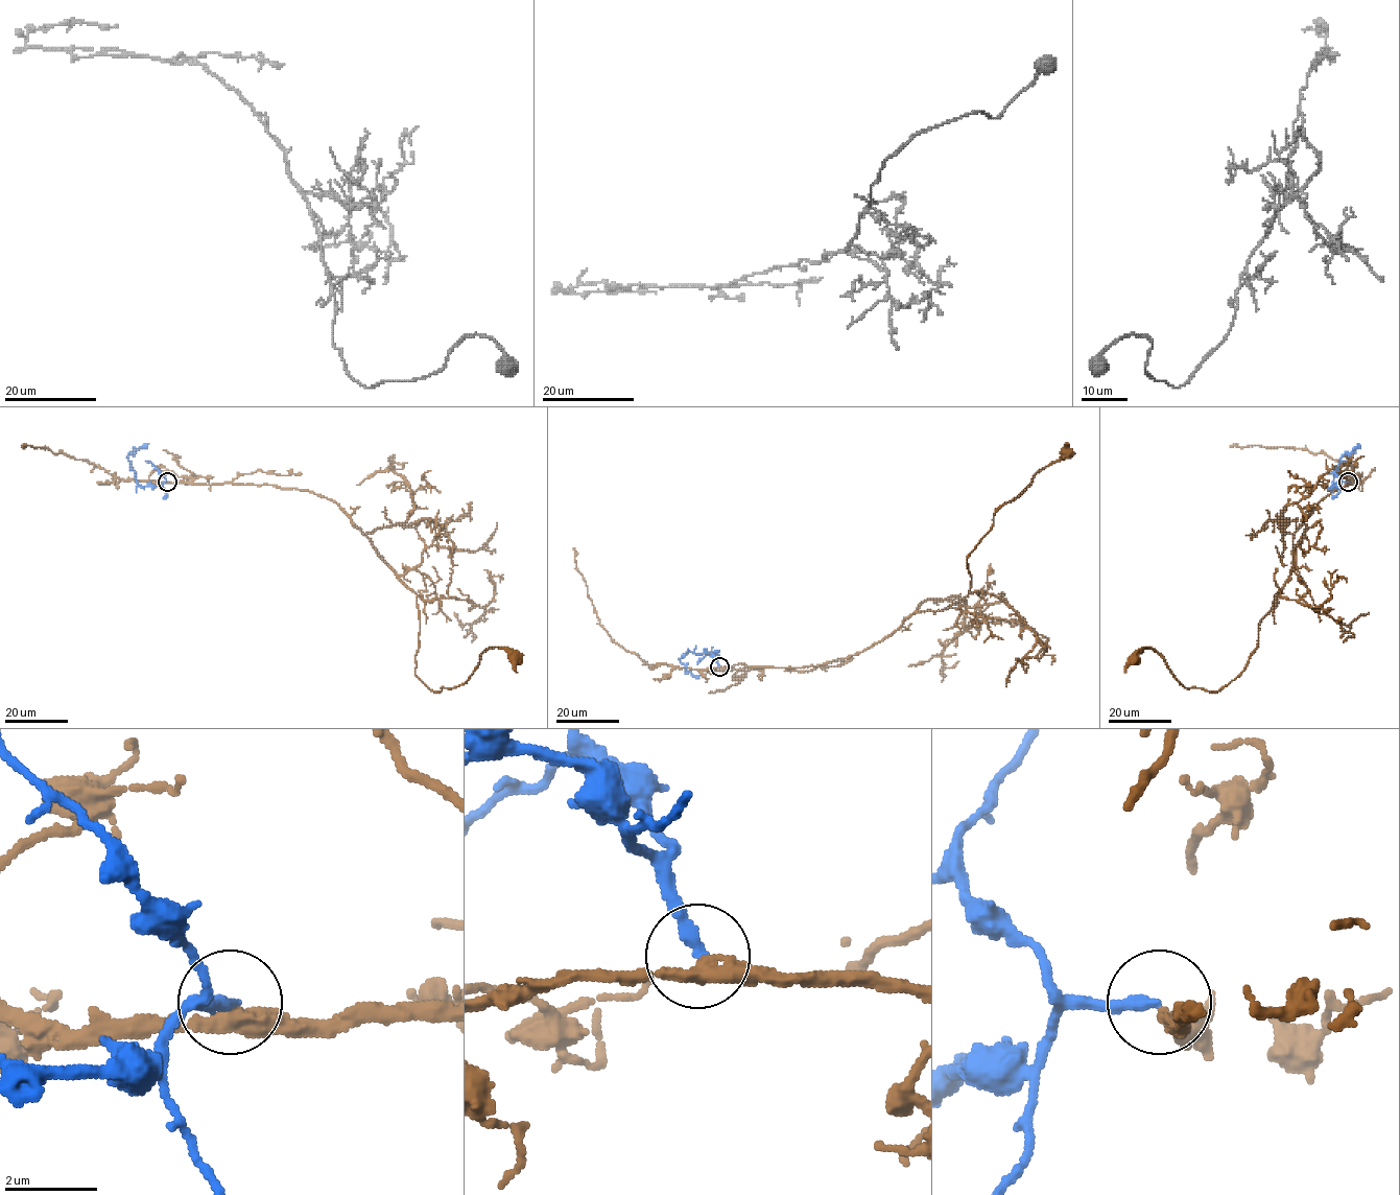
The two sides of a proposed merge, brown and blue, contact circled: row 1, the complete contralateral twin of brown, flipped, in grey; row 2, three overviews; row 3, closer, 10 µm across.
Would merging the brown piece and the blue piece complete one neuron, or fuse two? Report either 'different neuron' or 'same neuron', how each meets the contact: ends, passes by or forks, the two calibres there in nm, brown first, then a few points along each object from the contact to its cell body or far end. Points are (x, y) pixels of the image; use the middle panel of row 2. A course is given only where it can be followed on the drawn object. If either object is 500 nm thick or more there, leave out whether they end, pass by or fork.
same neuron; brown passes by; blue ends there; 380 nm thick on the brown side, 280 nm on the other; brown runs (719, 668), (844, 659), (915, 612), (958, 602), (969, 593), (967, 557), (994, 513), (1068, 452); blue runs (719, 666), (711, 654), (687, 652), (680, 660), (693, 675), (700, 676)

